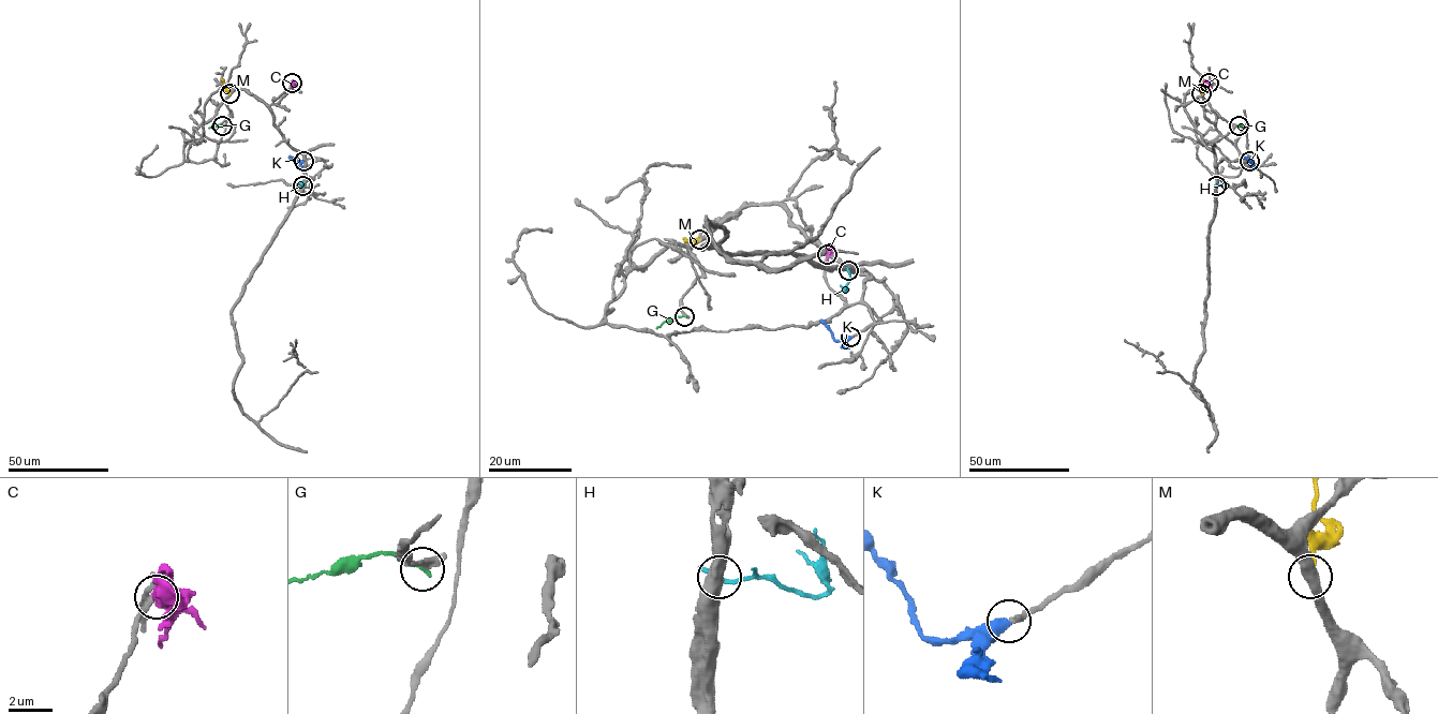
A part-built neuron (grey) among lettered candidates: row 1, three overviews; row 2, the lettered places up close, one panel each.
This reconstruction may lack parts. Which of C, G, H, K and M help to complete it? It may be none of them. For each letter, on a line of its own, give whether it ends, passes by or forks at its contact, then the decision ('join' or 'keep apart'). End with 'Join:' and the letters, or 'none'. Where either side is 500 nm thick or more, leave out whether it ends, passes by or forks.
C: it ends there; keep apart
G: it ends there; keep apart
H: keep apart
K: it ends there; join
M: keep apart
Join: K

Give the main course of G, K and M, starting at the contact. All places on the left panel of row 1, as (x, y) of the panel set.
G: (222, 127), (209, 128)
K: (304, 162), (288, 157)
M: (230, 93), (222, 79)

